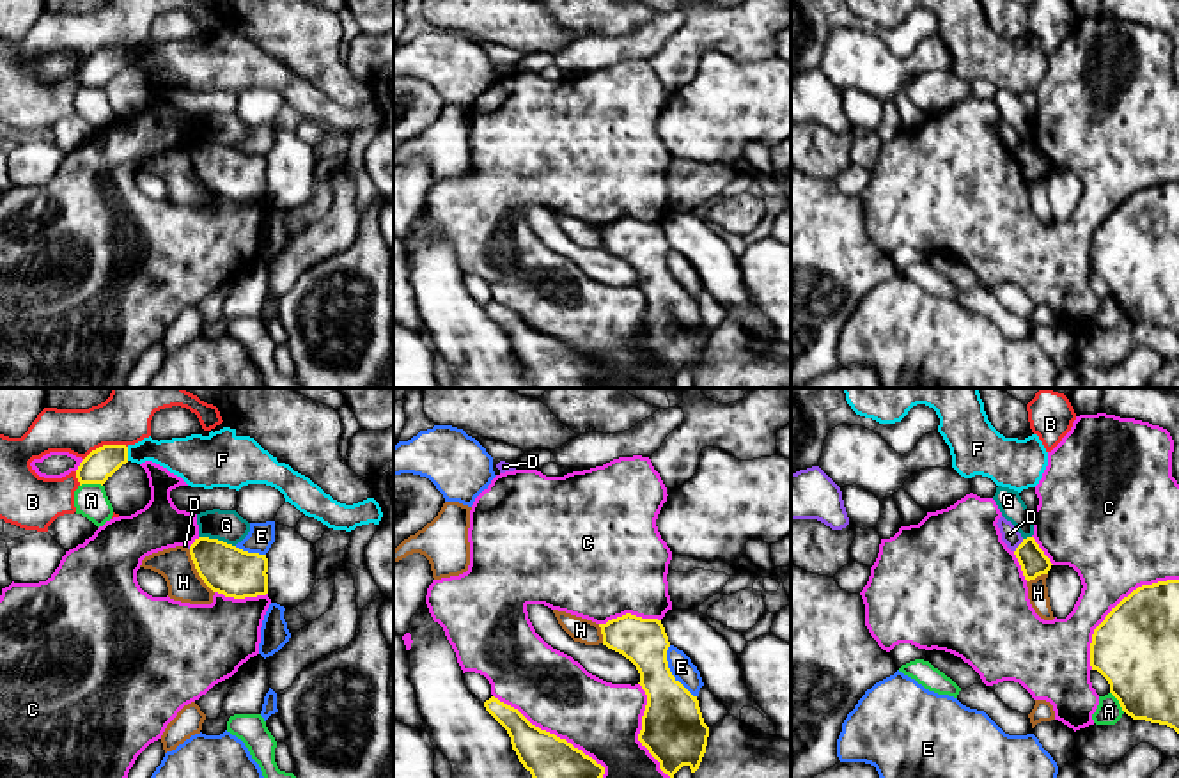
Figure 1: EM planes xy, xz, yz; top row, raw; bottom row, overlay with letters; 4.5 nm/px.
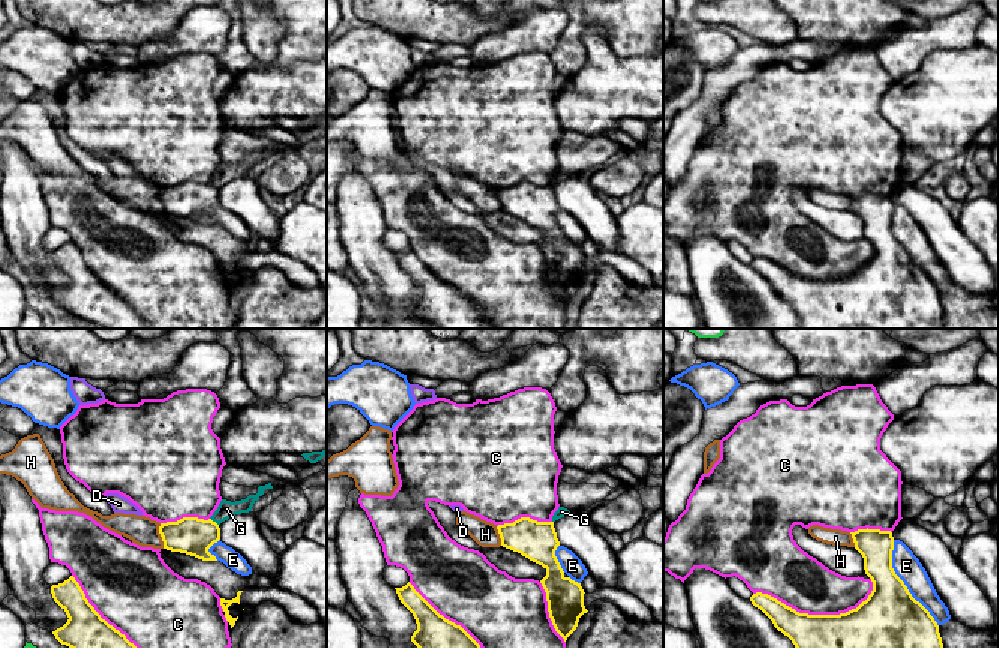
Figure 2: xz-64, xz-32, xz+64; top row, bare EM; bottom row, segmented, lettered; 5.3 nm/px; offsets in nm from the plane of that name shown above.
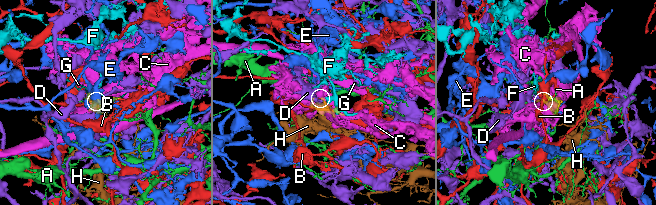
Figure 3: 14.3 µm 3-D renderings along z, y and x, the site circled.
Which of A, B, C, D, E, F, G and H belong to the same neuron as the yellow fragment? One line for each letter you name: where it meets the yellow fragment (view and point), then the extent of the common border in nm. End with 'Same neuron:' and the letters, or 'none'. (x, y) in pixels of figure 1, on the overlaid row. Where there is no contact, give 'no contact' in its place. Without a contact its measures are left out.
Same neuron: none

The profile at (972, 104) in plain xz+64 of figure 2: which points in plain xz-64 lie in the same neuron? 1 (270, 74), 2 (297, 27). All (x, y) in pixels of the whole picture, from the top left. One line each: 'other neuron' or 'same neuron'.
1: same neuron
2: other neuron

